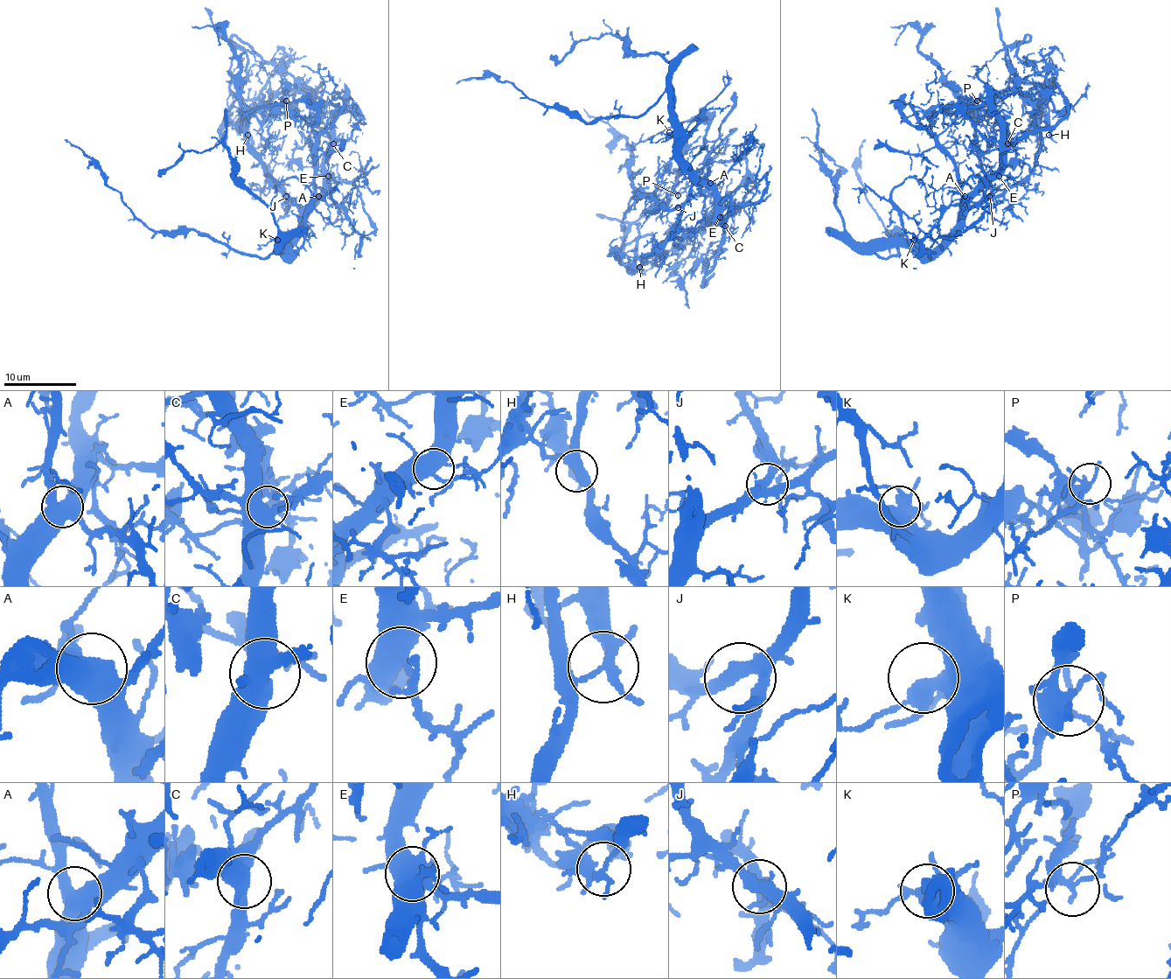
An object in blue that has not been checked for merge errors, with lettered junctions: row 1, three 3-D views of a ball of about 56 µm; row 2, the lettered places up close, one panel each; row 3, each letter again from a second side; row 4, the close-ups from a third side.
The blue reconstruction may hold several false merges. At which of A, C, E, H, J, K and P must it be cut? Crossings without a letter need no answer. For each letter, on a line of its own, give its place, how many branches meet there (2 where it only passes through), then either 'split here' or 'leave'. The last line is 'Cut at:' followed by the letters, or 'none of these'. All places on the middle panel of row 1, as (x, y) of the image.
A: place (710, 183); branches 4; leave
C: place (725, 226); branches 4; leave
E: place (720, 217); branches 4; leave
H: place (639, 267); branches 4; split here
J: place (678, 207); branches 4; leave
K: place (669, 132); branches 5; leave
P: place (678, 195); branches 4; leave
Cut at: H

